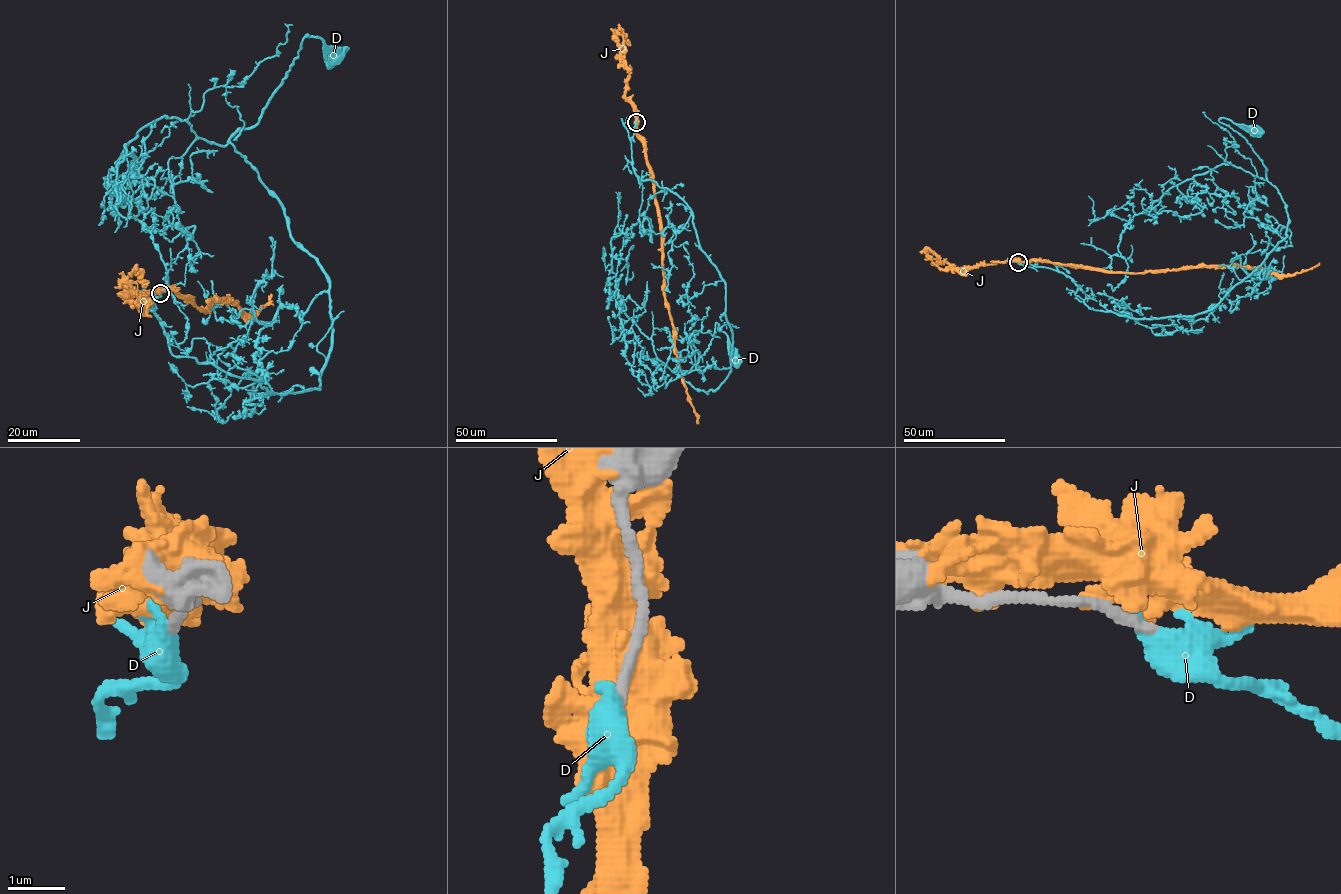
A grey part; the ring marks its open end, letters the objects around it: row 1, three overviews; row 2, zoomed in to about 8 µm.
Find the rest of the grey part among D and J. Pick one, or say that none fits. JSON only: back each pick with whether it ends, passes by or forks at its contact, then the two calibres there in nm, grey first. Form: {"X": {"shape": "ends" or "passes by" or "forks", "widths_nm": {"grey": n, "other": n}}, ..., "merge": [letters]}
{"D": {"shape": "ends", "widths_nm": {"grey": 190, "other": 480}}, "merge": ["D"]}

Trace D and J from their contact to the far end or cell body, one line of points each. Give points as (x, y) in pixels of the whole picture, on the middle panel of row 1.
D: (636, 122), (634, 173), (691, 210), (724, 282), (731, 371), (706, 392), (675, 370), (716, 323), (734, 360)
J: (637, 120), (637, 137), (643, 144), (659, 217), (664, 296), (673, 327), (674, 349), (698, 423)

